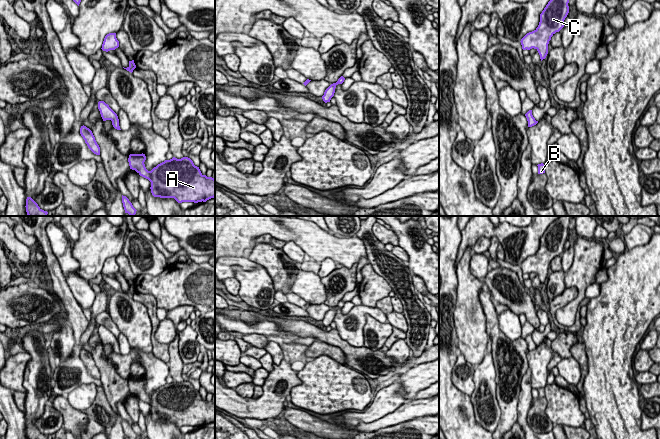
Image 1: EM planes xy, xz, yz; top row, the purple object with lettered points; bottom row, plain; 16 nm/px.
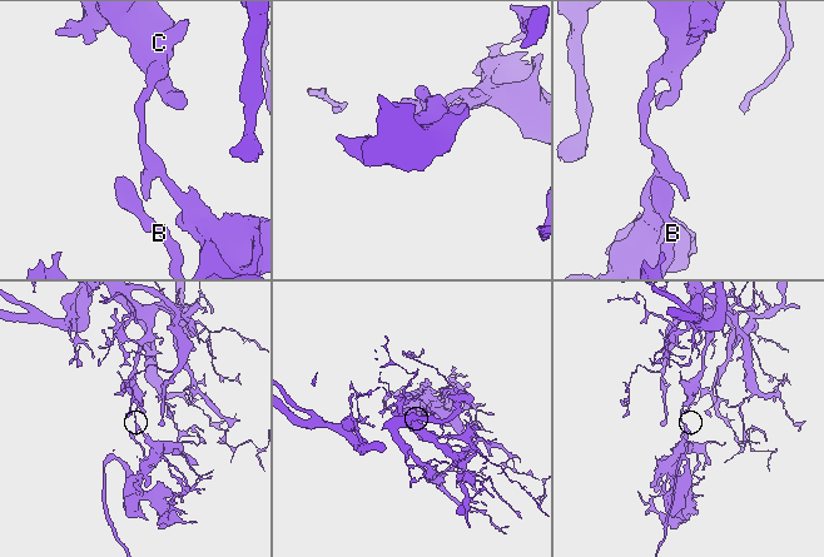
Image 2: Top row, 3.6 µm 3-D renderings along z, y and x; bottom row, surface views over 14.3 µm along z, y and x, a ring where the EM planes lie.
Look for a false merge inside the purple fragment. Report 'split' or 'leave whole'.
split

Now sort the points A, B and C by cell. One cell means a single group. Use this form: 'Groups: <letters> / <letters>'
Groups: A B / C

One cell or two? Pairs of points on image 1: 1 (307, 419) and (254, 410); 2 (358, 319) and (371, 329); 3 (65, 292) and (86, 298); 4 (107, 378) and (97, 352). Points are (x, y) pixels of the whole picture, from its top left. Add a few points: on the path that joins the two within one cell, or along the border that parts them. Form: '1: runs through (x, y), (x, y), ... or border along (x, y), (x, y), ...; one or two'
1: border along (285, 404), (282, 412); two
2: border along (386, 321), (366, 316), (363, 345); two
3: border along (63, 272), (68, 287), (76, 302), (82, 308); two
4: runs through (107, 372), (99, 358); one

